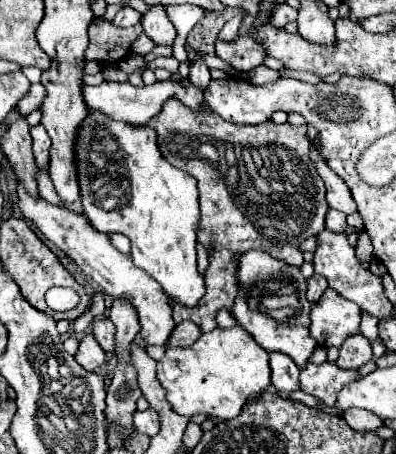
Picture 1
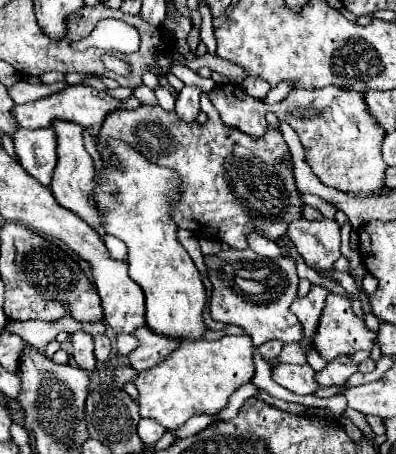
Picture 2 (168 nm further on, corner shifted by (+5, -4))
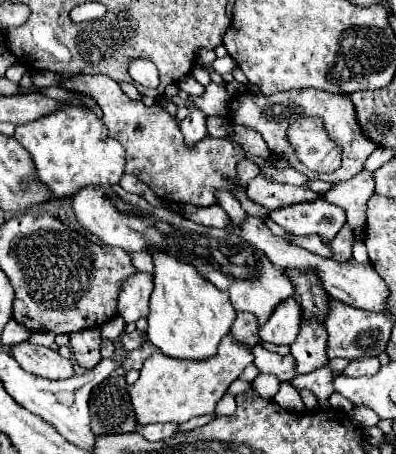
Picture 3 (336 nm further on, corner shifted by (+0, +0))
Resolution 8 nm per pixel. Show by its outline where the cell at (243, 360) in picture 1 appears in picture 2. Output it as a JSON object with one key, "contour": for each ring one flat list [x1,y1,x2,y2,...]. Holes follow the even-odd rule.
{"contour":[[248,335,182,343,166,361,138,373,134,385,140,391,140,415,156,419,166,429,178,429,194,415,216,415,240,385,252,381,256,373,252,349,254,345]]}

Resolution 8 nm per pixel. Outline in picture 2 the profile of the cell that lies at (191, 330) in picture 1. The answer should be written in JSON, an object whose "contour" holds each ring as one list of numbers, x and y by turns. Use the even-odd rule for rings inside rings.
{"contour":[[140,327,134,333,134,337,138,339,138,349,132,351,128,357,132,367,138,371,162,363,170,355,170,351,176,351,176,347,180,345,176,343,176,339,164,339,162,335,152,335,148,327]]}

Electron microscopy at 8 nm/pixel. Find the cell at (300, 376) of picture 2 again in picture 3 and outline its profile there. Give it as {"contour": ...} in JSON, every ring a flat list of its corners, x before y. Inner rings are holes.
{"contour":[[255,345,251,349,253,353,253,365,261,371,261,373,271,373,275,375,279,381,291,381,295,377,295,359,291,355,279,355,279,353,271,353,267,349,263,349,261,345]]}

